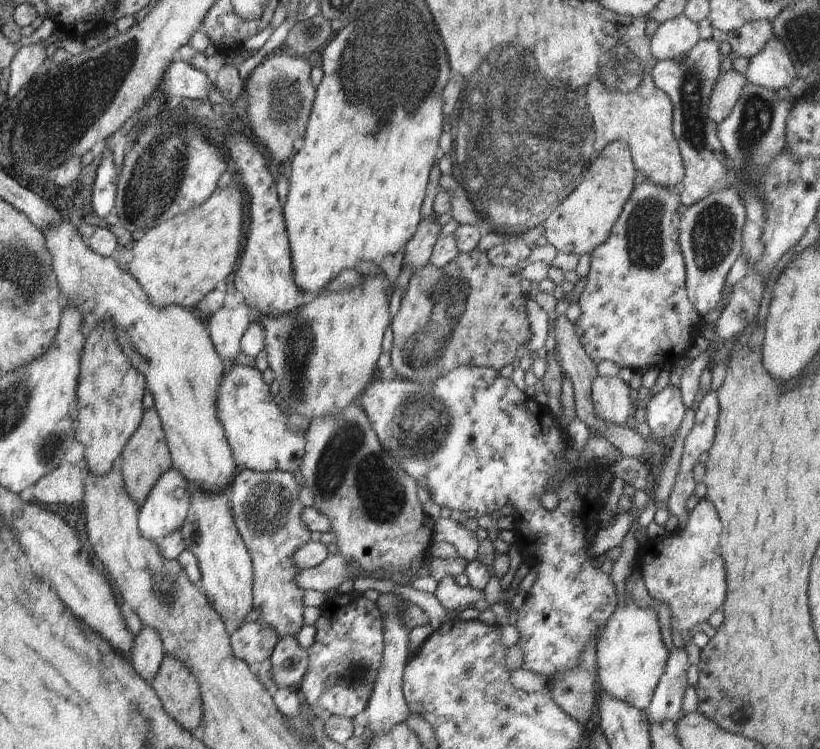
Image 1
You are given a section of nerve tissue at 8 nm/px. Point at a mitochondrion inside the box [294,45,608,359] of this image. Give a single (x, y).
(591, 170)

